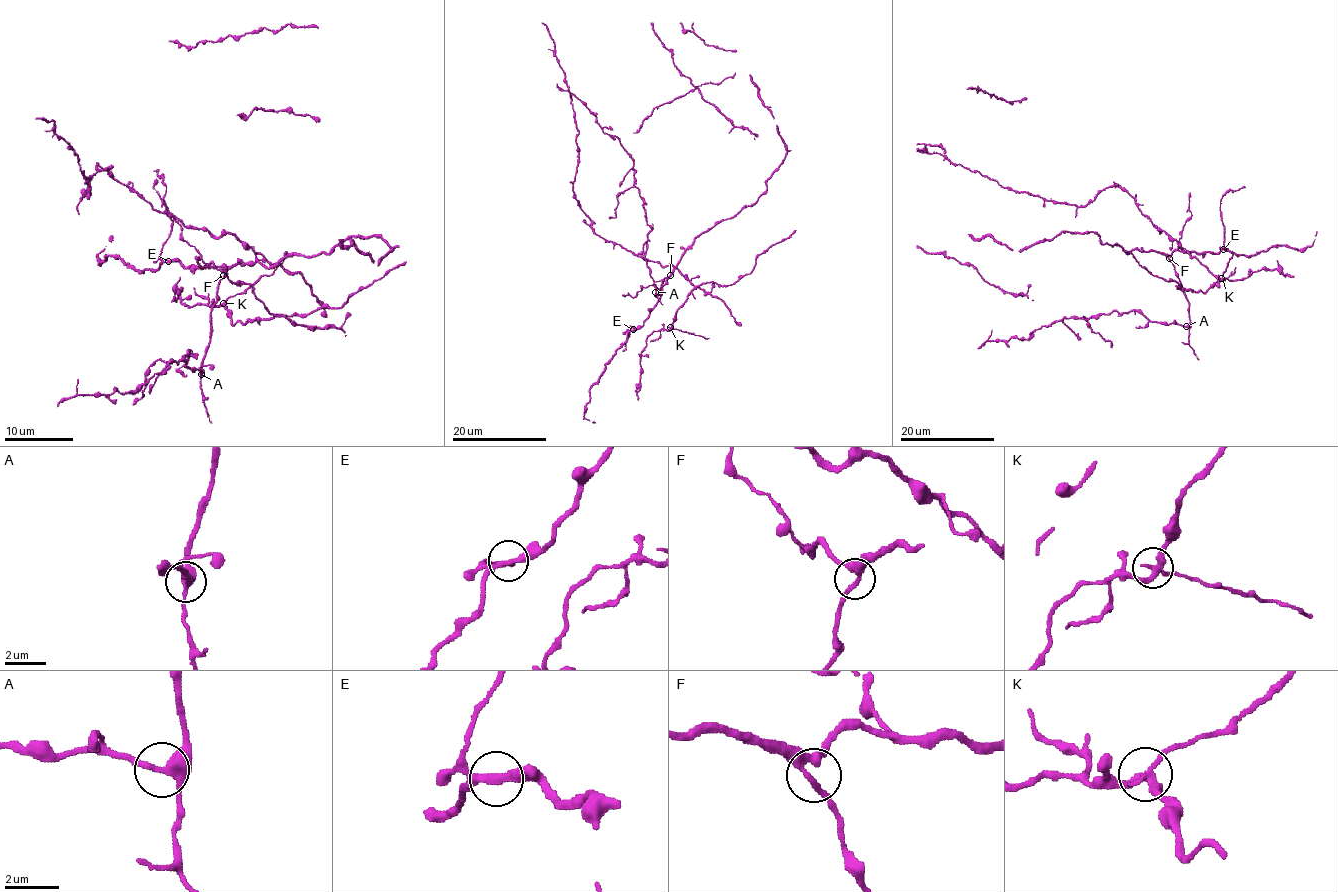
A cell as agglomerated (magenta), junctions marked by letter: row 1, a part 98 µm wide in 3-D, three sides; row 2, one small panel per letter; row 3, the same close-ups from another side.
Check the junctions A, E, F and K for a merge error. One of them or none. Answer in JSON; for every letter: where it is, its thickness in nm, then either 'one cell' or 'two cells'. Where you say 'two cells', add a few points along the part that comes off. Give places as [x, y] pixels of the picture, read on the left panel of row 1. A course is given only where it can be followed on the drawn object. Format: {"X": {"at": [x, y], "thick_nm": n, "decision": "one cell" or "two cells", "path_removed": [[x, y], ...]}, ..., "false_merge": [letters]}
{"A": {"at": [201, 374], "thick_nm": 300, "decision": "one cell"}, "E": {"at": [168, 261], "thick_nm": 240, "decision": "one cell"}, "F": {"at": [223, 275], "thick_nm": 220, "decision": "one cell"}, "K": {"at": [223, 303], "thick_nm": 260, "decision": "two cells", "path_removed": [[223, 304], [230, 297], [244, 294], [280, 263]]}, "false_merge": ["K"]}

